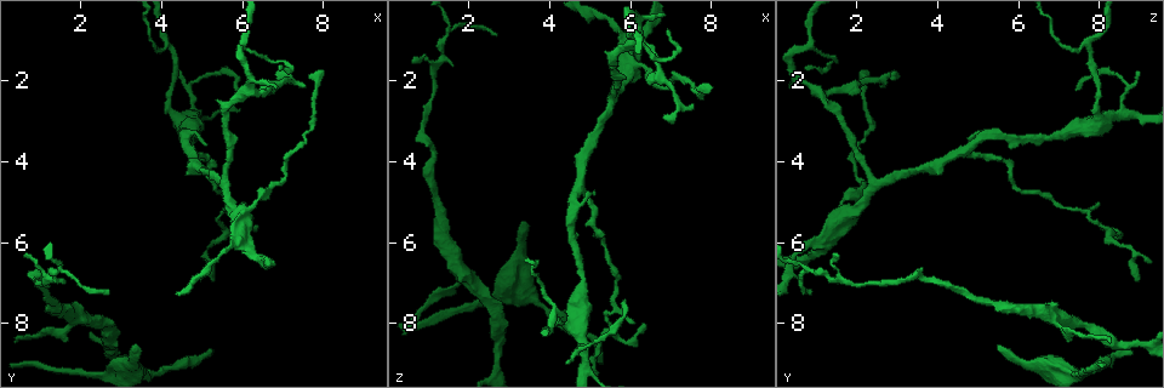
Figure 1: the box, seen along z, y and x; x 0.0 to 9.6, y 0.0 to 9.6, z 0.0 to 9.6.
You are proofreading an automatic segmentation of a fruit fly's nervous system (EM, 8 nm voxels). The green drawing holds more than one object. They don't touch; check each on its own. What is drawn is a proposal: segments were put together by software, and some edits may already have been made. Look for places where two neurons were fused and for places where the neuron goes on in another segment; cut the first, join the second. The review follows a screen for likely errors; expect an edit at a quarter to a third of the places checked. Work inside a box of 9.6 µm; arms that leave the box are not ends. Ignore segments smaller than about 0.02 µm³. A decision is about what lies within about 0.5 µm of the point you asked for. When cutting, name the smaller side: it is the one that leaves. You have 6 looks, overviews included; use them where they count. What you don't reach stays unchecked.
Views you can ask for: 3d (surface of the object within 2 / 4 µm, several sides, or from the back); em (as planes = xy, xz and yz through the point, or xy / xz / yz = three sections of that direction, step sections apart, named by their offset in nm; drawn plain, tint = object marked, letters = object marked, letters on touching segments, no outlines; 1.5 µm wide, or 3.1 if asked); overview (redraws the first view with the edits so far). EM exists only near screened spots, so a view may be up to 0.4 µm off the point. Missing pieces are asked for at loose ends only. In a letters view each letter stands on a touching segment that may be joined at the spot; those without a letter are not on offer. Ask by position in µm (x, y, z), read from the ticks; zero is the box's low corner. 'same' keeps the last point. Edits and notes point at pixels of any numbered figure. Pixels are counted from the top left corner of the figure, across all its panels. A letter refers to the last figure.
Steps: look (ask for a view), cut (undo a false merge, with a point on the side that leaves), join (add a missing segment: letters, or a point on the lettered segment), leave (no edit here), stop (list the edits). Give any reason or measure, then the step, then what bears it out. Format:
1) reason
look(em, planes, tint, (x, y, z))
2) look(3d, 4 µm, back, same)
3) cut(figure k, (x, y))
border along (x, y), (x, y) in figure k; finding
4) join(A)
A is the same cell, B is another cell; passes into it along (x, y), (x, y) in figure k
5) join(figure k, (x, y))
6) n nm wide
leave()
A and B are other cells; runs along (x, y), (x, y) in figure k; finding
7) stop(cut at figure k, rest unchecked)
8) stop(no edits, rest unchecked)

branch stops here
look(3d, 2 µm, (3.30, 8.50, 5.55))

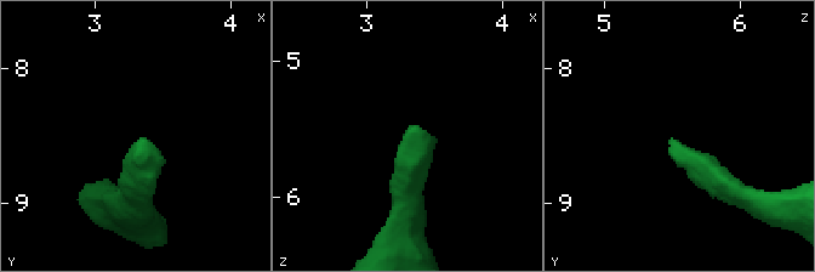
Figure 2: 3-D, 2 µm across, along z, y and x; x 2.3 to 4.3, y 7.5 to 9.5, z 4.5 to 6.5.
need the tissue
look(em, planes, letters, (3.34, 8.52, 5.50))

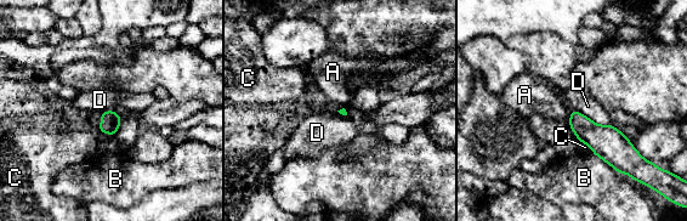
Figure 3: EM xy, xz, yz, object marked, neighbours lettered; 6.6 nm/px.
leave()
A, B, C and D are other cells; border along (573, 109), (599, 124), (611, 125) in figure 3; none of them fits

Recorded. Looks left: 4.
branch stops here
look(em, yz, step 4, letters, (5.20, 8.75, 8.90))

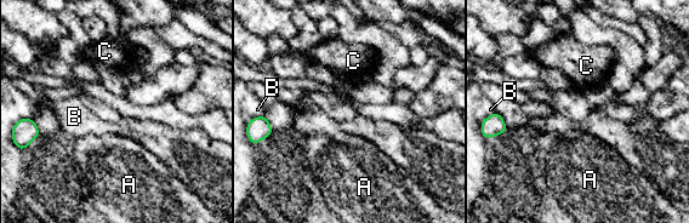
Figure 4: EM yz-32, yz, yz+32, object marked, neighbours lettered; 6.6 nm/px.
look(em, planes, letters, same)

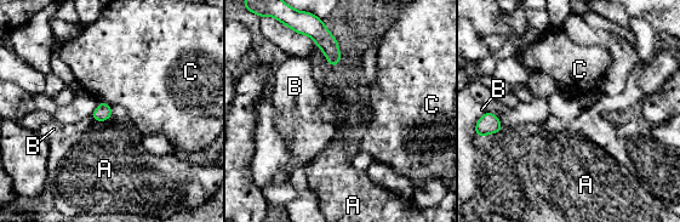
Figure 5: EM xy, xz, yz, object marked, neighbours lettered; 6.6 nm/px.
A touches over 200 nm
leave()
A, B and C are other cells; border along (100, 101), (106, 102), (110, 107) in figure 5; none of them fits

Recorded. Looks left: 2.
thin end
look(em, planes, letters, (4.50, 1.75, 8.95))

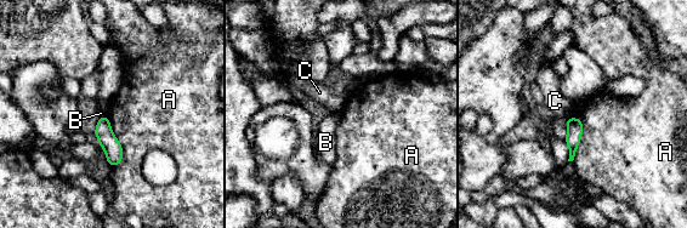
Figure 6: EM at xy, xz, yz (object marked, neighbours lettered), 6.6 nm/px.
110 nm wide
leave()
A, B and C are other cells; no lettered segment goes on from it

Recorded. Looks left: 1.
stop(no edits, rest unchecked)

